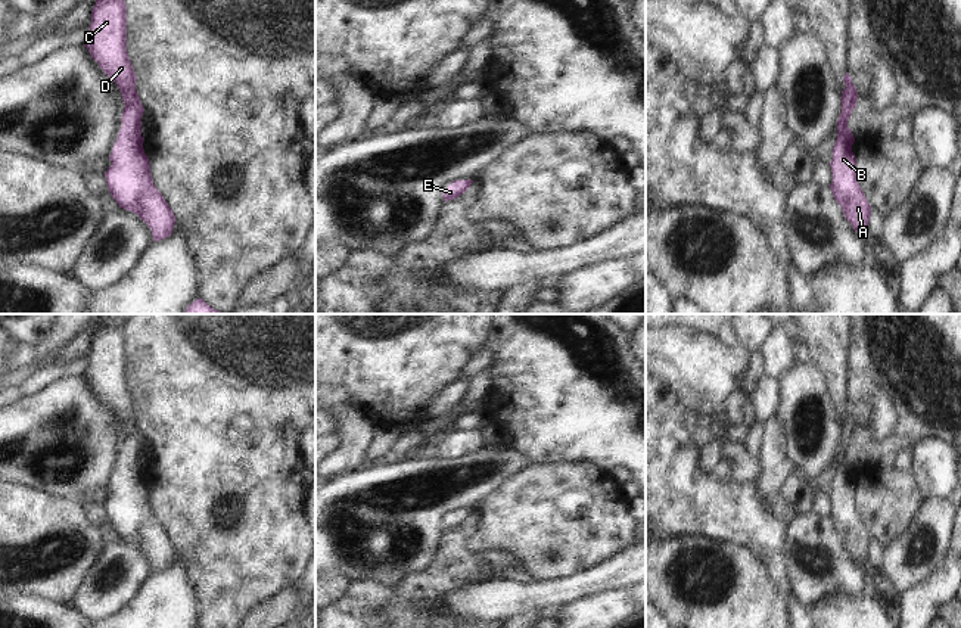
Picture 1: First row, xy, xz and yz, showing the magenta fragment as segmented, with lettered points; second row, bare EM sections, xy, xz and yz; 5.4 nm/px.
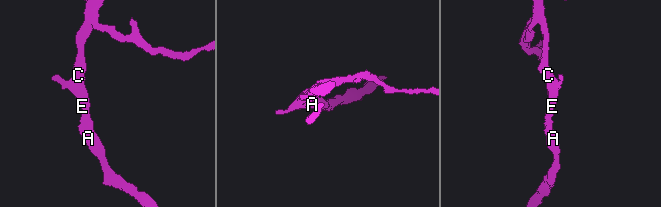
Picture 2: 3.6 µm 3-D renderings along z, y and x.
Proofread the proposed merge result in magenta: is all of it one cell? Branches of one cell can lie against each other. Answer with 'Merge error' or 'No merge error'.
No merge error.

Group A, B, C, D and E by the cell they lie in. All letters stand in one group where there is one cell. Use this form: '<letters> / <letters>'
A B C D E

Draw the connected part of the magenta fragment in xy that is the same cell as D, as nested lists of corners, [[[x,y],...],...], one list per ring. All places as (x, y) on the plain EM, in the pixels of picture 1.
[[[99,314],[97,320],[99,327],[91,341],[90,366],[84,376],[103,402],[116,413],[125,433],[121,448],[122,457],[109,486],[112,495],[105,507],[108,519],[119,538],[137,544],[150,557],[153,572],[158,572],[171,566],[177,548],[153,514],[150,492],[143,479],[141,447],[144,438],[136,420],[137,407],[127,383],[127,324],[112,314]]]

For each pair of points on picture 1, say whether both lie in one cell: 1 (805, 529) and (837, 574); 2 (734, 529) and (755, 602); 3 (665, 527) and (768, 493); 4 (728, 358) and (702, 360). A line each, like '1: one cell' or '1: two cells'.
1: one cell
2: two cells
3: two cells
4: one cell

